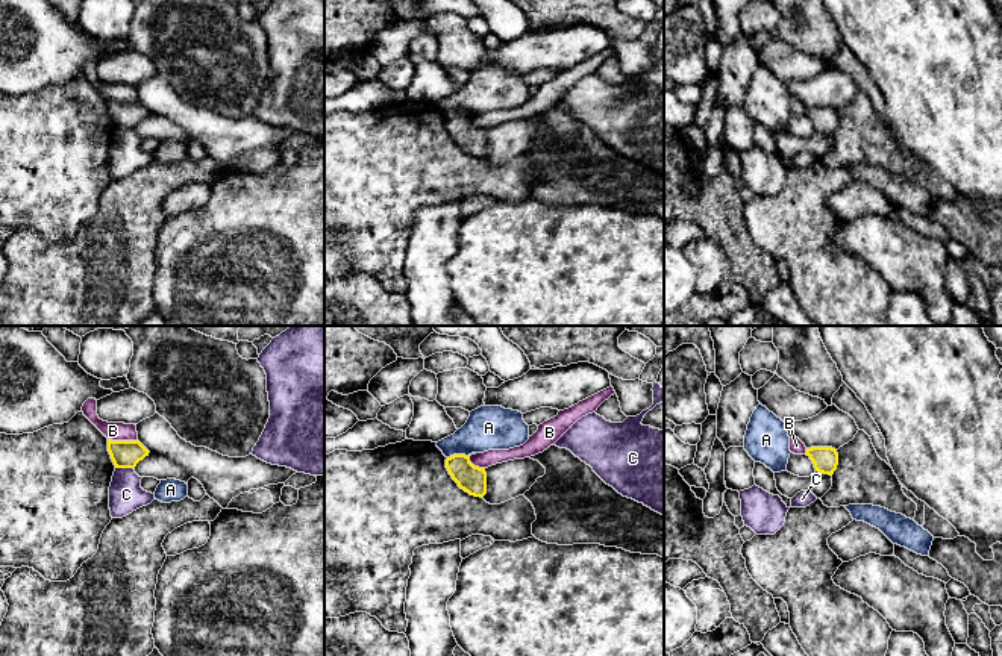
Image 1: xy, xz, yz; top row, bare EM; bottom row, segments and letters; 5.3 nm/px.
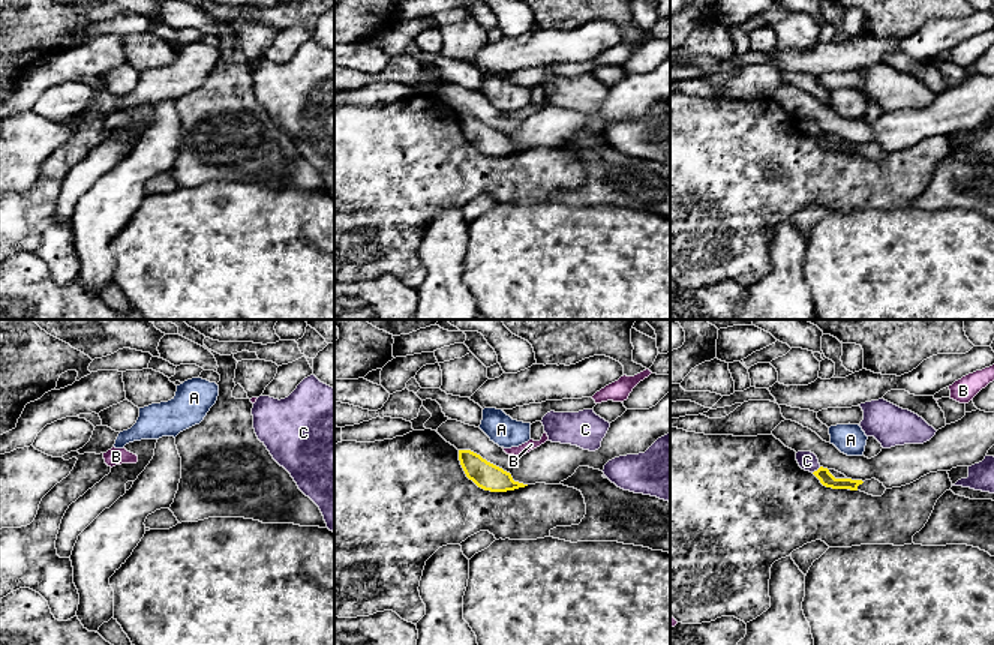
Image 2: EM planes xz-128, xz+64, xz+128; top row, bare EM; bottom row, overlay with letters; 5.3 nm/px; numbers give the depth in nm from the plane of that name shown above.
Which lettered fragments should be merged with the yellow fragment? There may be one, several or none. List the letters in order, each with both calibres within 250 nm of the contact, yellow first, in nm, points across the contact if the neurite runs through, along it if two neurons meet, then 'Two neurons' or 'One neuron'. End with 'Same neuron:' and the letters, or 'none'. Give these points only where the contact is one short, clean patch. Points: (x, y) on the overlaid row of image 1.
A: Thickness 150 nm (yellow) against 240 nm. Boundary: xz (469, 453), (450, 455), (447, 458). Two neurons
B: Thickness 140 nm (yellow) against 100 nm. Boundary: xy (108, 438), (137, 440). Two neurons
C: Thickness 140 nm (yellow) against 180 nm. Boundary: xy (115, 467), (132, 468). Two neurons
Same neuron: none

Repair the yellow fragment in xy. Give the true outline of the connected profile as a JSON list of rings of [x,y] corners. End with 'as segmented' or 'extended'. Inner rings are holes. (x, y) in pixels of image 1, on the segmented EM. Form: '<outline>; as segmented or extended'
[[[108,439],[108,451],[115,468],[135,468],[139,461],[149,456],[149,450],[136,441]]]; as segmented

